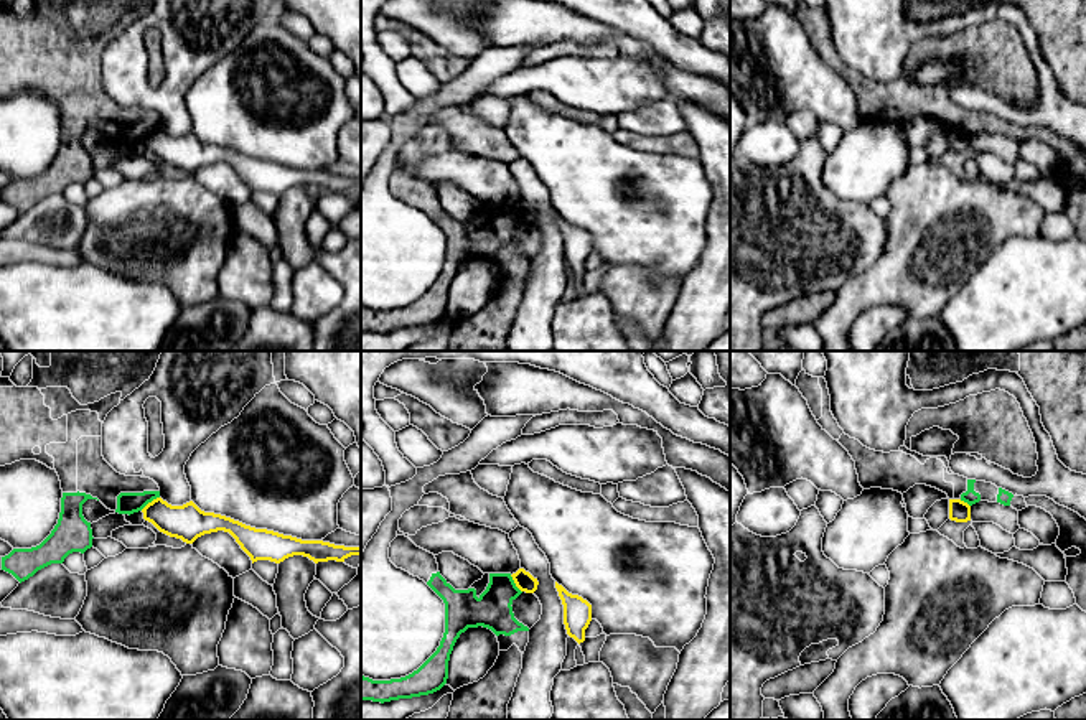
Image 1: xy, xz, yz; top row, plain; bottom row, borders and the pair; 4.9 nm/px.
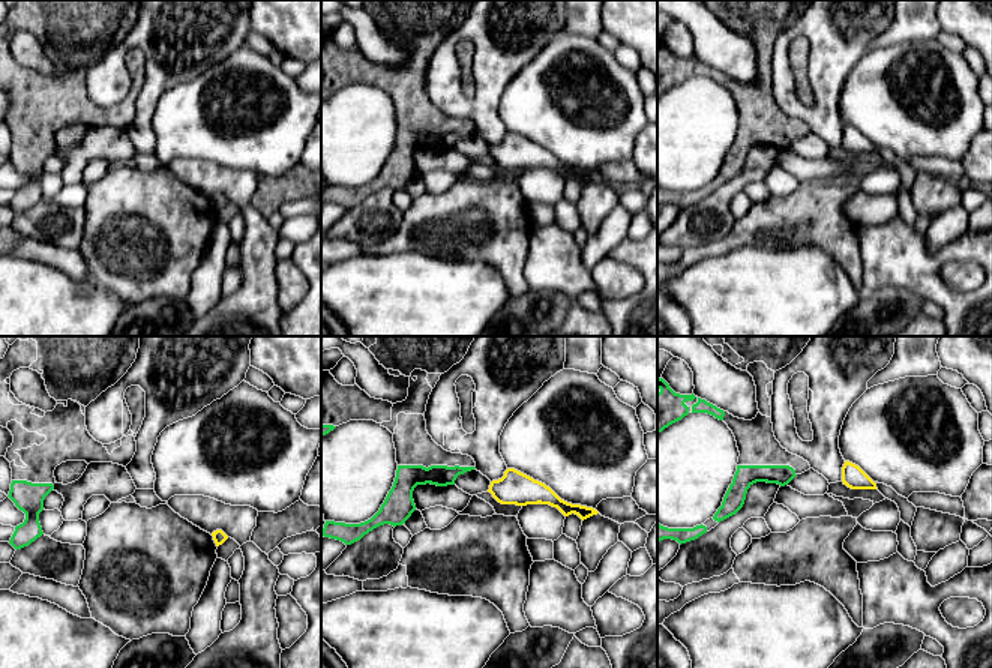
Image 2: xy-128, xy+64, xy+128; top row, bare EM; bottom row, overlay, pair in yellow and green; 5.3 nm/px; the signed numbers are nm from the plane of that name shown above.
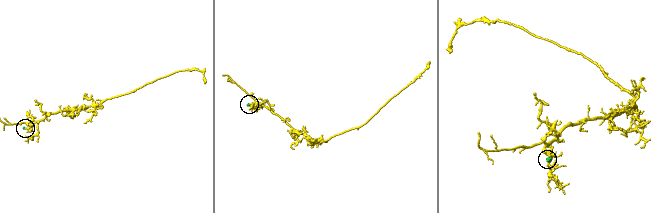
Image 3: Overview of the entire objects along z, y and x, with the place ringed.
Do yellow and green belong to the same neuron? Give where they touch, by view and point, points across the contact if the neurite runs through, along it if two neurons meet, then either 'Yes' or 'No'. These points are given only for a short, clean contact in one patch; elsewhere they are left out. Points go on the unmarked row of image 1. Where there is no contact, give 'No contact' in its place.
Touches yellow at xy (149, 134). Boundary: xy (159, 127), (140, 140). No

